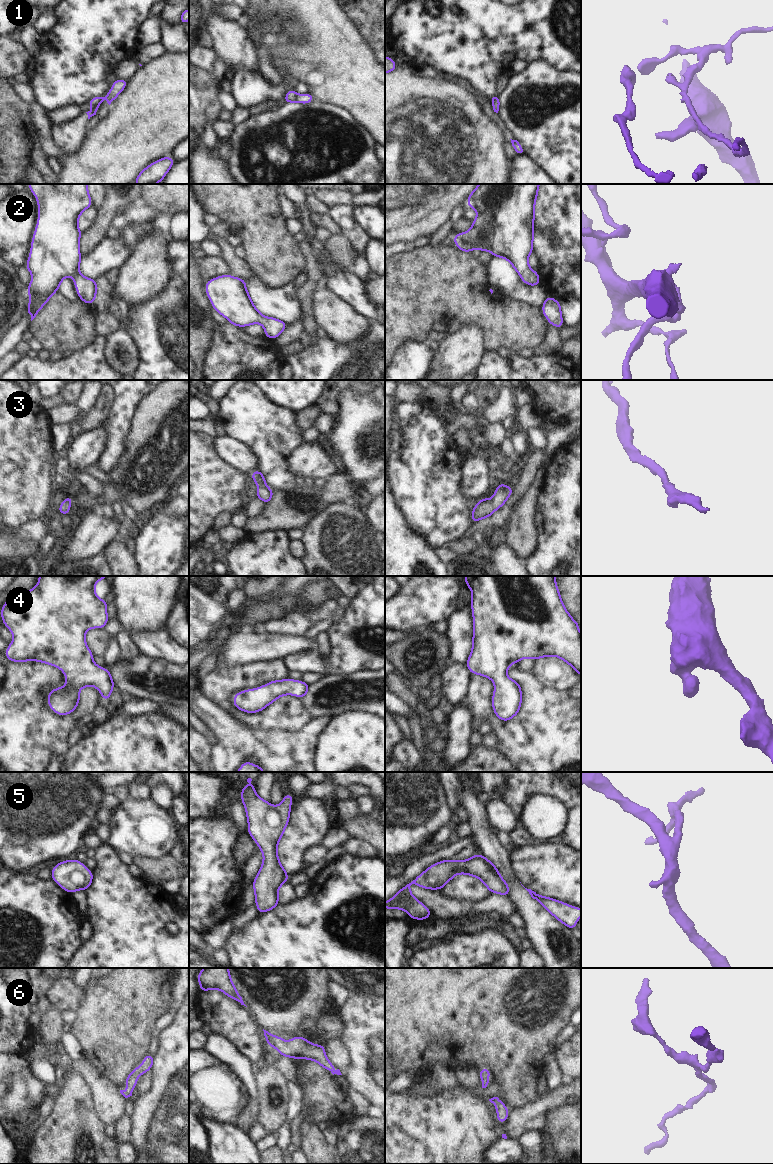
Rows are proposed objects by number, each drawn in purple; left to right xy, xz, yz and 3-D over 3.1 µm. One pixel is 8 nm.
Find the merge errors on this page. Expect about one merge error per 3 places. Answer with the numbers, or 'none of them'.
1

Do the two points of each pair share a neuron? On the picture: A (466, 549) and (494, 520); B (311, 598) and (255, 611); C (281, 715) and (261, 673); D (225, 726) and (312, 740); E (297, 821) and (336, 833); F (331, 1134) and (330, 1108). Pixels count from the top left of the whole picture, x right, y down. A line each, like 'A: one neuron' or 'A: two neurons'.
A: two neurons
B: one neuron
C: one neuron
D: one neuron
E: two neurons
F: one neuron

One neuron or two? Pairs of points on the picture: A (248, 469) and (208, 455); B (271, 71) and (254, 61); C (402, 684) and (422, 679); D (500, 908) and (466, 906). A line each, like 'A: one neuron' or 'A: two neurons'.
A: two neurons
B: two neurons
C: two neurons
D: one neuron

